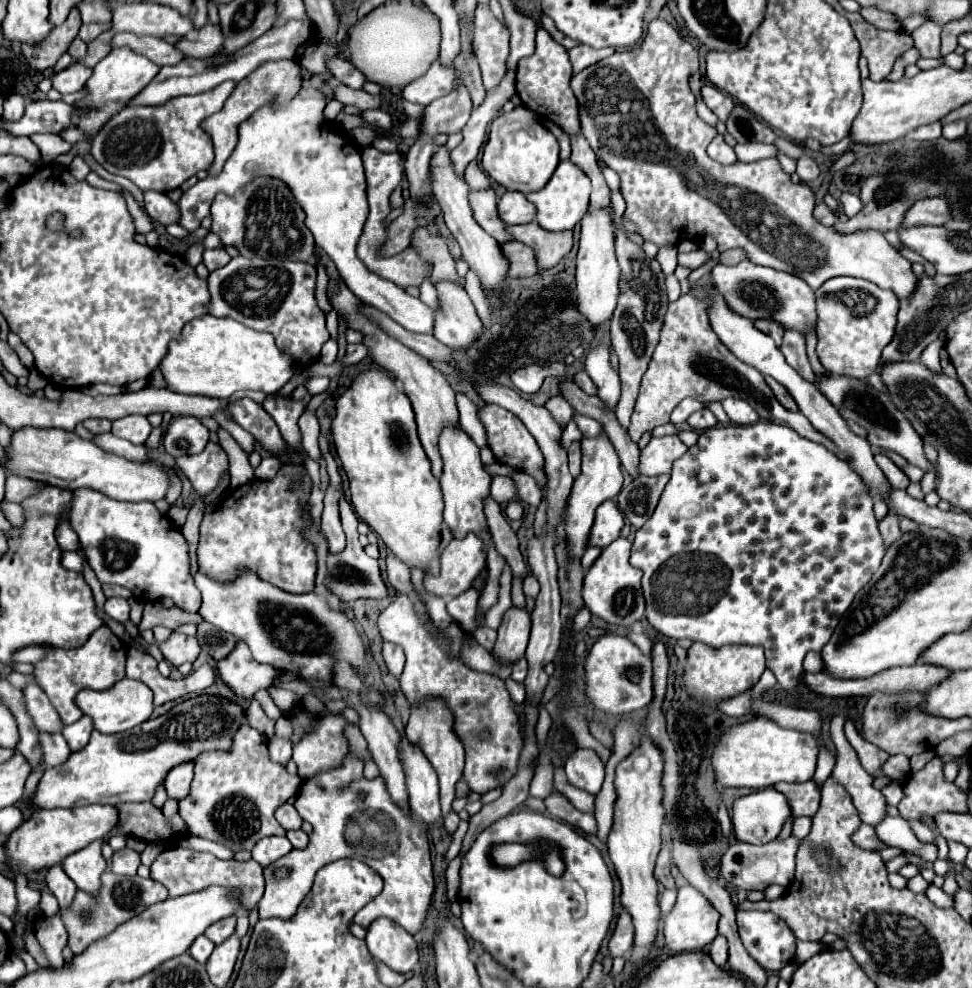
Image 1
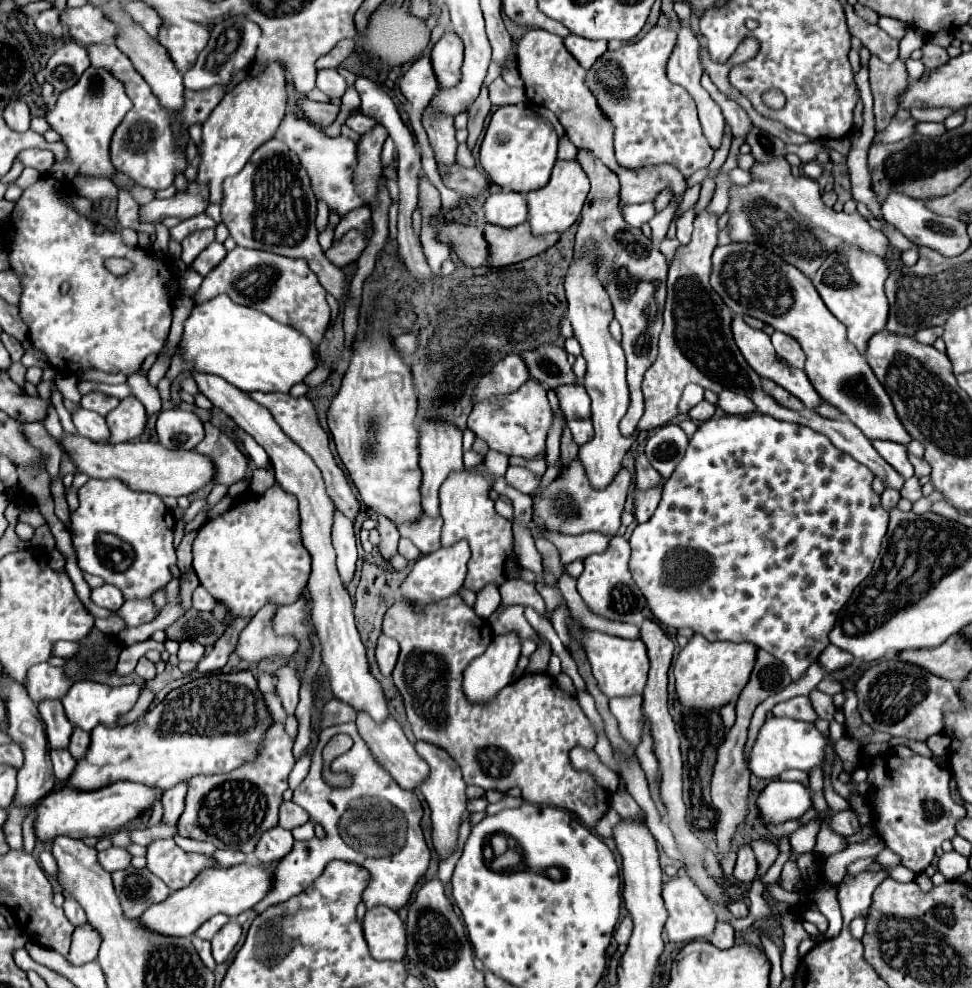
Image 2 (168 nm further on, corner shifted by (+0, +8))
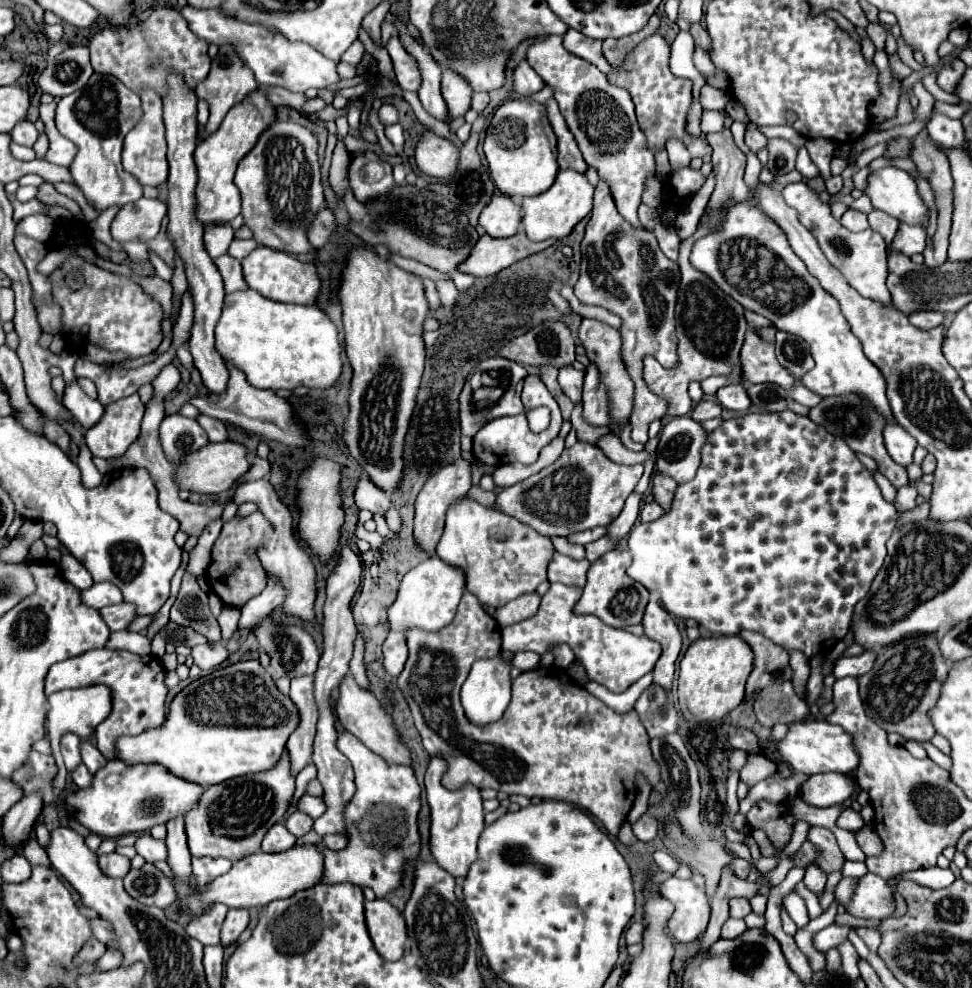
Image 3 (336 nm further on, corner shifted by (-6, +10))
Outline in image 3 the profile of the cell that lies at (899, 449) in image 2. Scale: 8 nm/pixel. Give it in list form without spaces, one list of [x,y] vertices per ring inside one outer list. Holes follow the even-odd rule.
[[[887,424],[883,430],[883,440],[885,440],[885,448],[887,448],[889,456],[899,466],[909,466],[913,462],[913,450],[915,450],[917,442],[899,424]]]

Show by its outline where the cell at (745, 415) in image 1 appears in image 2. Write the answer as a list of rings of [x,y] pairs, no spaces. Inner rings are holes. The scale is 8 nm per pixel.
[[[723,390],[719,392],[719,408],[725,414],[735,414],[735,416],[745,416],[755,412],[755,404],[745,396],[745,394],[737,394],[733,390]]]

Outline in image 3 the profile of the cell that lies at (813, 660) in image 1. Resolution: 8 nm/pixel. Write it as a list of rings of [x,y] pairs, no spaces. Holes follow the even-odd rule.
[[[863,652],[859,656],[851,658],[839,658],[833,668],[835,678],[847,678],[847,676],[861,676],[873,668],[875,662],[875,652]]]

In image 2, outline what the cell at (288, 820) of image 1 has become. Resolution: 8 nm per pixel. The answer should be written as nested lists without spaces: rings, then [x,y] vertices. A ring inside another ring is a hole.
[[[283,802],[281,812],[279,812],[279,826],[285,830],[293,830],[297,826],[303,826],[309,822],[309,814],[299,808],[295,802]]]

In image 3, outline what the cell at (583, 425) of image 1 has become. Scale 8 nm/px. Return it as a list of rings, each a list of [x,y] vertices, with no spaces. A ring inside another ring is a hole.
[[[567,366],[567,368],[561,368],[561,370],[559,370],[559,386],[561,386],[563,394],[565,394],[573,404],[579,404],[579,402],[581,402],[583,378],[585,378],[585,372],[575,370],[573,366]]]

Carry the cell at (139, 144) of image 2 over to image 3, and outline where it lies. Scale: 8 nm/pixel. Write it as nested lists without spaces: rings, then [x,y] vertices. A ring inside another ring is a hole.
[[[149,88],[143,90],[141,94],[141,104],[143,104],[143,118],[139,120],[139,124],[135,124],[135,128],[129,130],[129,134],[125,136],[123,142],[123,168],[133,174],[143,186],[159,186],[167,182],[167,144],[165,144],[165,126],[163,126],[163,110],[161,110],[161,96]]]

